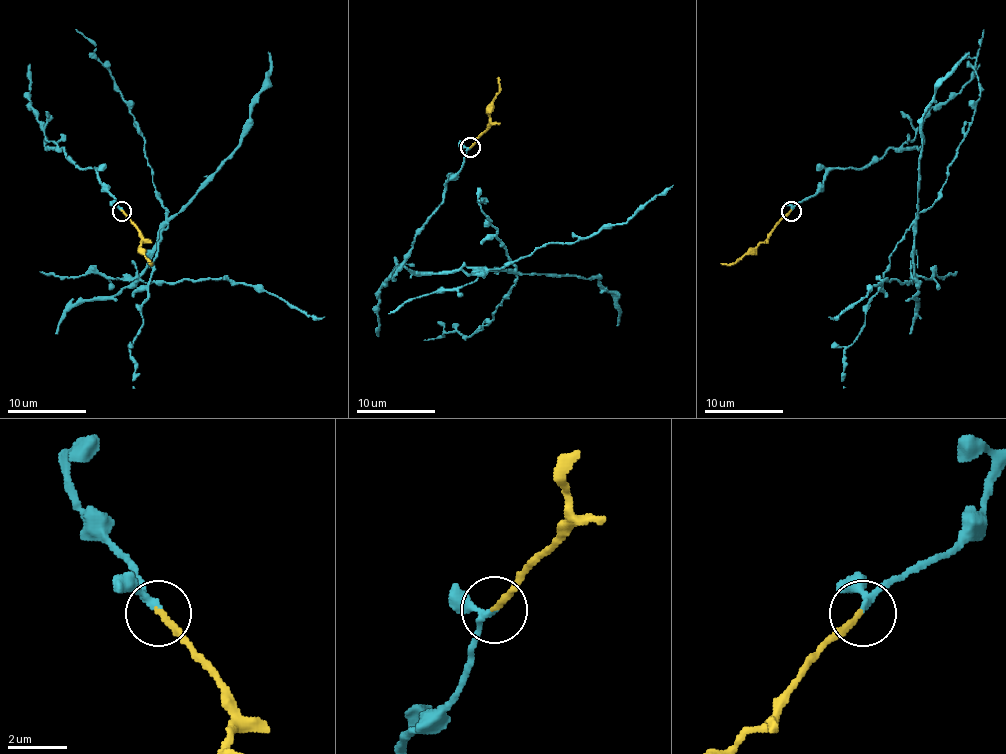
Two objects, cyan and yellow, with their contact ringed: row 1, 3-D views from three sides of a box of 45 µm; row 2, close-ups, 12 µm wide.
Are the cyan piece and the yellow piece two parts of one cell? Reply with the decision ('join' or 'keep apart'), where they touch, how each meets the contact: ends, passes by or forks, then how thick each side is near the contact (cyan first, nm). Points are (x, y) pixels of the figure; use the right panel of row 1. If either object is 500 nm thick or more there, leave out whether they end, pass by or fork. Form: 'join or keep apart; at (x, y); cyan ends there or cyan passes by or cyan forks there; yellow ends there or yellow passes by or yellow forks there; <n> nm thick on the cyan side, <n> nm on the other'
join; at (791, 211); cyan passes by; yellow ends there; 170 nm thick on the cyan side, 240 nm on the other

